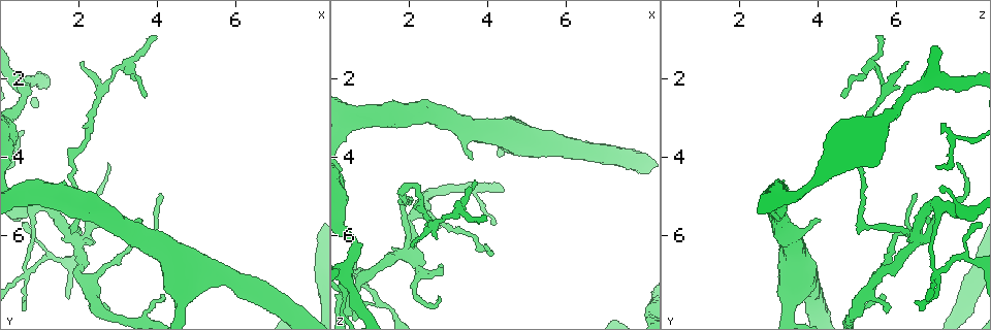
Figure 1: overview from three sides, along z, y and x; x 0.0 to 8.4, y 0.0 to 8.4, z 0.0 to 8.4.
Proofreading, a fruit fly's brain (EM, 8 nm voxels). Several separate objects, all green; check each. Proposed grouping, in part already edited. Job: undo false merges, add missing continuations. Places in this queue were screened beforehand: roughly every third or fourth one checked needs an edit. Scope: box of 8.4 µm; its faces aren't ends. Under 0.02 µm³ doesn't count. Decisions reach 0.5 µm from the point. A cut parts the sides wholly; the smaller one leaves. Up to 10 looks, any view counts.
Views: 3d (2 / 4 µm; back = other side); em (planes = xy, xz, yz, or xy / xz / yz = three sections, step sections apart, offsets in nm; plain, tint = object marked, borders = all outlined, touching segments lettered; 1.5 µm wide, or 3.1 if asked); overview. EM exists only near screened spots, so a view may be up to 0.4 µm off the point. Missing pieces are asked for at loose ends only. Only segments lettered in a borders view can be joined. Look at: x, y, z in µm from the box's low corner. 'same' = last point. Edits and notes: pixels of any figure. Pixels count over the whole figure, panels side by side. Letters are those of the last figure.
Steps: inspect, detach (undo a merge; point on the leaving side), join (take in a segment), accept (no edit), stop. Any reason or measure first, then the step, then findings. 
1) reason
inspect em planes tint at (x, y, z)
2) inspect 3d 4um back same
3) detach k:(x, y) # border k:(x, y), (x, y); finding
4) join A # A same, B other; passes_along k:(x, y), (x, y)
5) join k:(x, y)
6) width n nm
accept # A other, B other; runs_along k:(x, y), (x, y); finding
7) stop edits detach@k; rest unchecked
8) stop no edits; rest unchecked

inspect em planes borders at (3.70, 2.45, 4.60)

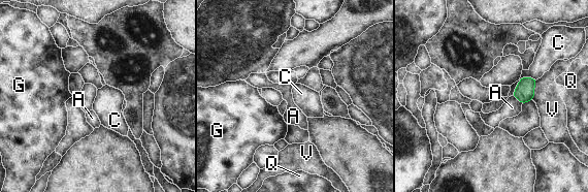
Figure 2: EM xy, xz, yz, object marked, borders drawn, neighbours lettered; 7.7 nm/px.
accept # A other, C other, G other, Q other, V other; border 2:(512, 96), (522, 103); none of them fits

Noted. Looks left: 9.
long arm stops here
inspect em planes borders at (4.10, 4.90, 6.45)

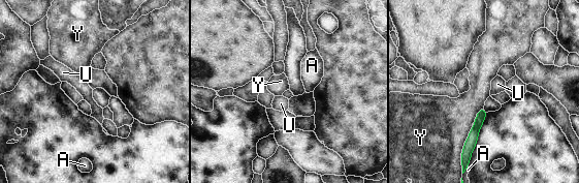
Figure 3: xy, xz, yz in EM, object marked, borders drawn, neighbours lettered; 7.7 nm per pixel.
accept # A other, U other, Y other; runs_along 3:(482, 112), (468, 151); no lettered segment goes on from it

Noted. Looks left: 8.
closes a loop
inspect 3d 4um at (0.70, 6.90, 7.00)

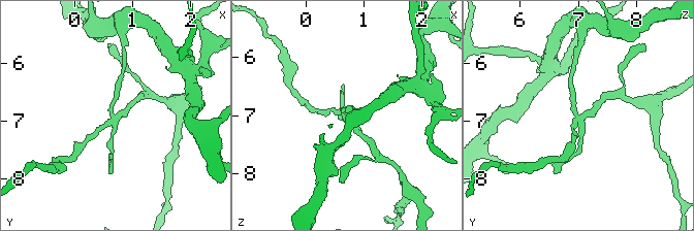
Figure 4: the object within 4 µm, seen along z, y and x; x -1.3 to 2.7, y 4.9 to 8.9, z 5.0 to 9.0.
inspect em planes borders at (0.65, 6.90, 7.00)

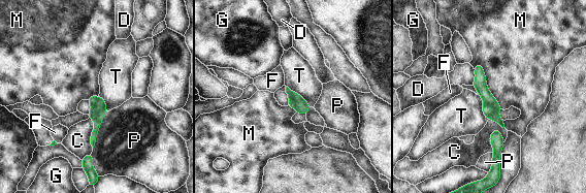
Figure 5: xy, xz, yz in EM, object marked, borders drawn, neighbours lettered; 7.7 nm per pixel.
width 120 nm
detach 5:(488, 110) # C other, D other, F other, G other, M other, P other, T other; border 5:(484, 101), (492, 107), (492, 118); a second cell is stuck on

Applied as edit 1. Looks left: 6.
free end
inspect 3d 4um at (3.60, 5.55, 4.00)

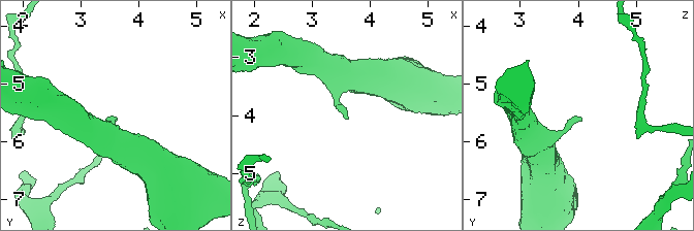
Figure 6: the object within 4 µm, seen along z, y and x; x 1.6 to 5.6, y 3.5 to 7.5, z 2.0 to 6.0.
inspect em planes plain at (3.60, 5.55, 4.05)

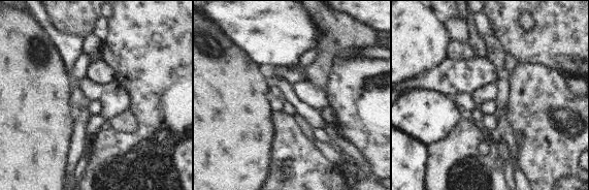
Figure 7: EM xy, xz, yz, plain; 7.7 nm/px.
see the neighbours
inspect em planes borders same

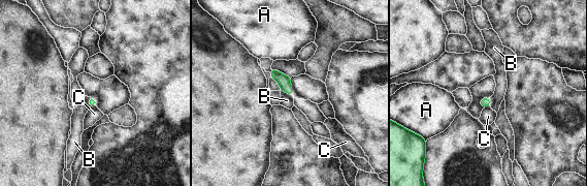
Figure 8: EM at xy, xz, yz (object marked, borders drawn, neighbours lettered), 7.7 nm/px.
accept # A other, B other, C other; border 8:(281, 90), (292, 96); no lettered segment goes on from it

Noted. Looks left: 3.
stop edits detach@5; rest unchecked

